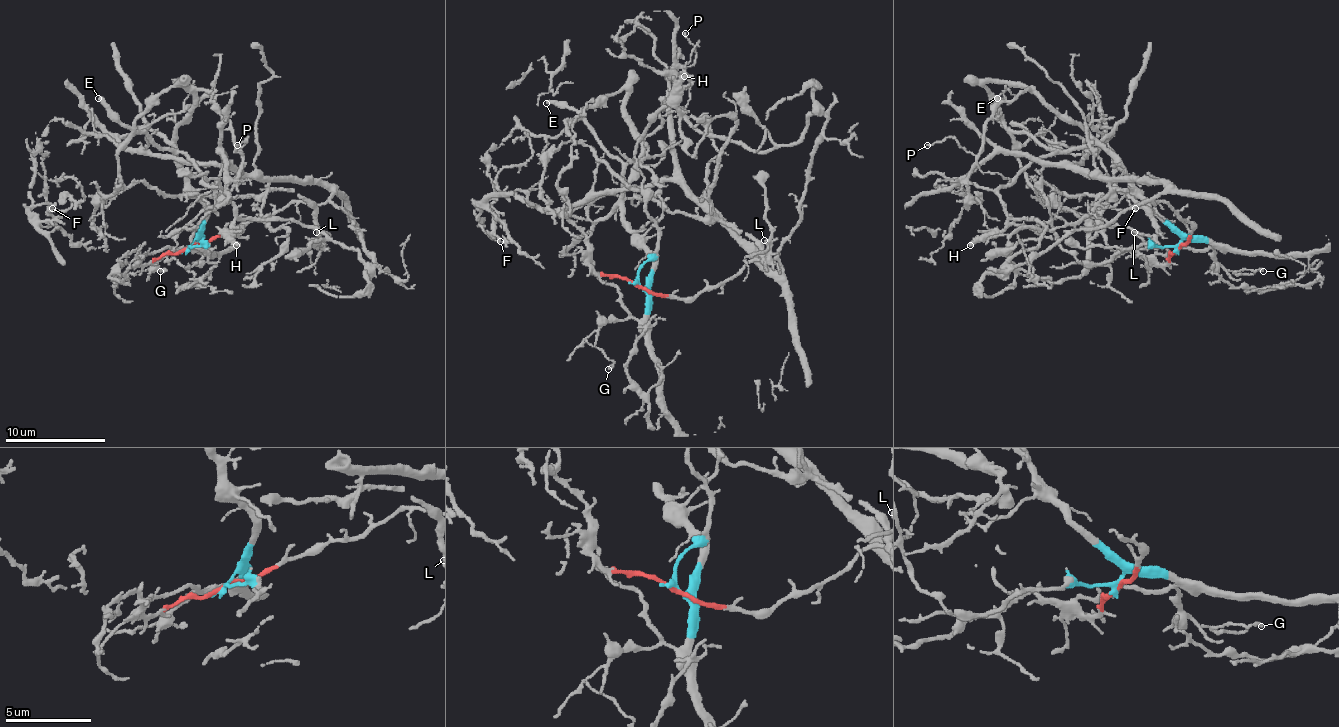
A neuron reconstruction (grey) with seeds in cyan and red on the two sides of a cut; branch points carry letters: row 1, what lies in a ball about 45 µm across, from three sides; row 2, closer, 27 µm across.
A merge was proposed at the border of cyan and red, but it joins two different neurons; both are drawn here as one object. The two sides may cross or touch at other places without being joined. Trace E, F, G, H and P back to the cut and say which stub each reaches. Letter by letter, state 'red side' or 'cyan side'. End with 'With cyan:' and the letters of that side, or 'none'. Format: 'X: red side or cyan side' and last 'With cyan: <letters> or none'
E: cyan side
F: cyan side
G: cyan side
H: cyan side
P: cyan side
With cyan: E, F, G, H, P

